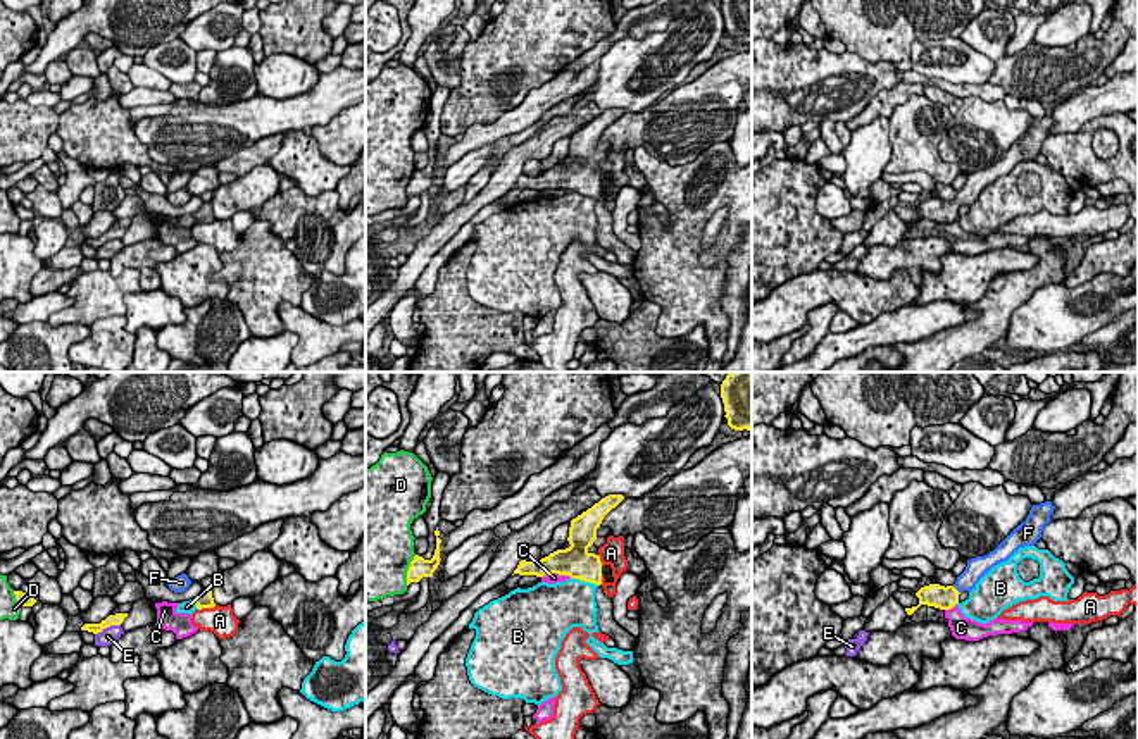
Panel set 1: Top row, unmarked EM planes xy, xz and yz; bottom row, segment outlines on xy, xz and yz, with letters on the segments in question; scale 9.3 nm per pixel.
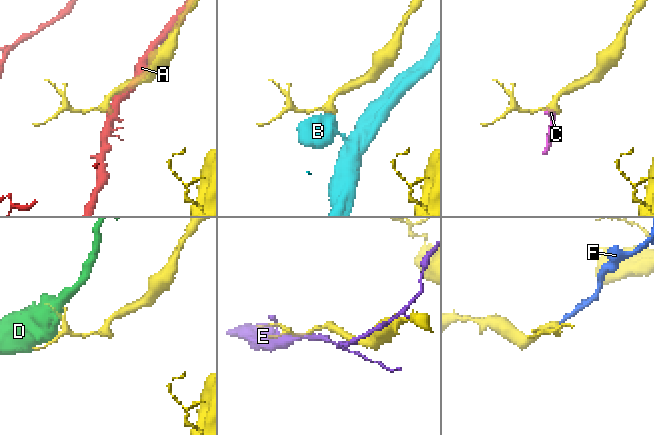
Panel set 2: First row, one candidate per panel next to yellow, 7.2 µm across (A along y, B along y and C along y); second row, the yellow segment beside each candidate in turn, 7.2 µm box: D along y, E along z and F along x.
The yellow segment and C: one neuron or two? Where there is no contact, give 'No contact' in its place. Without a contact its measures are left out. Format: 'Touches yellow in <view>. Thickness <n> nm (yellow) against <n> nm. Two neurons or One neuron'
Touches yellow in xz. Thickness 300 nm (yellow) against 100 nm. Two neurons

